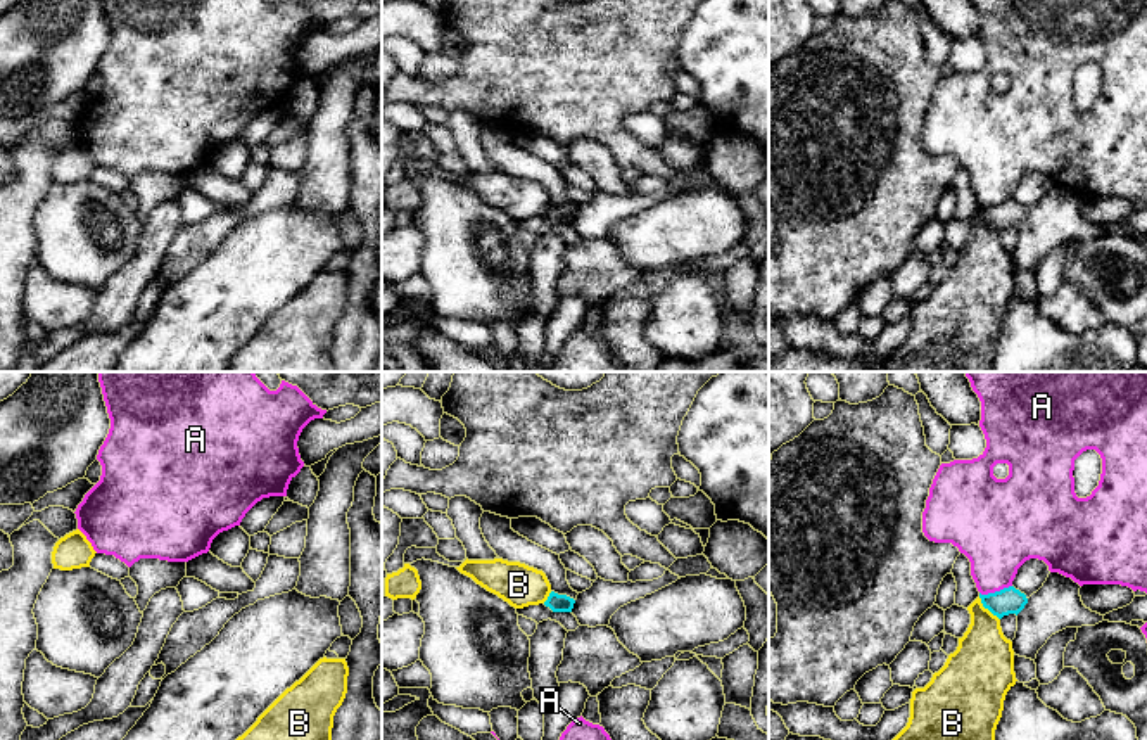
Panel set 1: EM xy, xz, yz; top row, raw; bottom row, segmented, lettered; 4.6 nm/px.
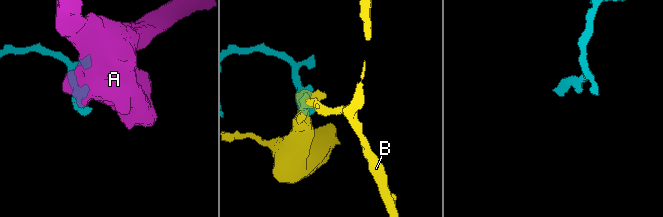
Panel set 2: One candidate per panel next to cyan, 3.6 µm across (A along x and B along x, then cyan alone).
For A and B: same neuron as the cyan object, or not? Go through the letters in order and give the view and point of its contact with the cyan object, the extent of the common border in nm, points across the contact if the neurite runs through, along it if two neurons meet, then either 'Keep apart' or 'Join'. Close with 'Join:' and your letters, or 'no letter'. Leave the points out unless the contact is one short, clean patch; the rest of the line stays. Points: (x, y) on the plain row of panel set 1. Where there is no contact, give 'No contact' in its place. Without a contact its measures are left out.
A: Touches cyan at yz (995, 204). Shared border 160 nm. Keep apart
B: Touches cyan at yz (987, 220). Shared border 150 nm. Boundary: yz (978, 210), (999, 232). Keep apart
Join: no letter

